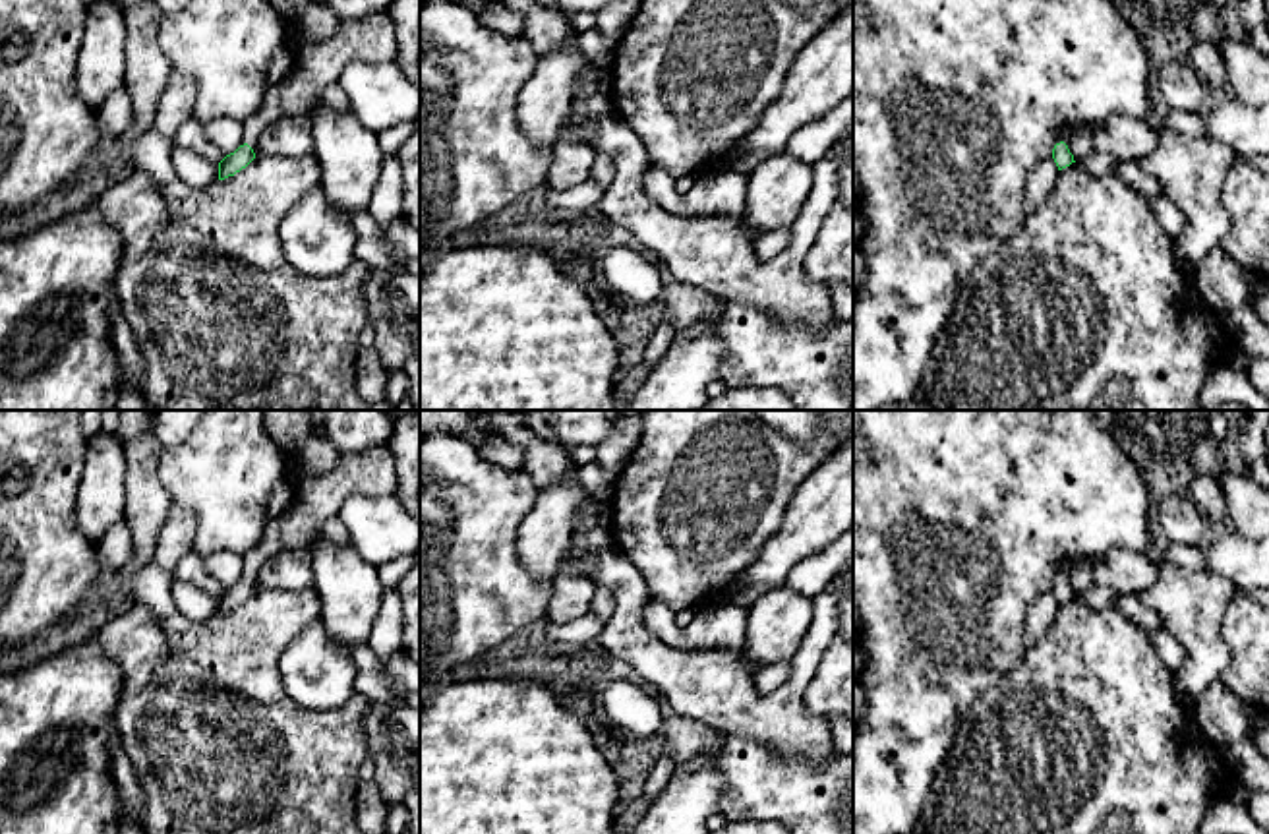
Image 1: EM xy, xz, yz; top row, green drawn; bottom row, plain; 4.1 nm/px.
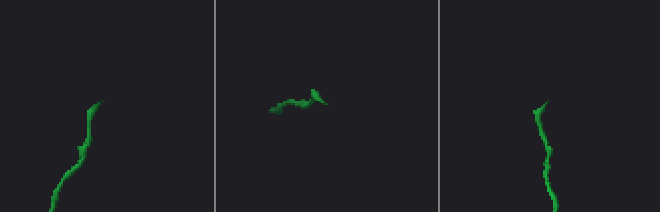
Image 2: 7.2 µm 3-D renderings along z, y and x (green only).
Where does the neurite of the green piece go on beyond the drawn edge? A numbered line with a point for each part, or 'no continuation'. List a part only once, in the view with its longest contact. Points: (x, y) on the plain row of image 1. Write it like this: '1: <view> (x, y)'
1: yz (1068, 562)

